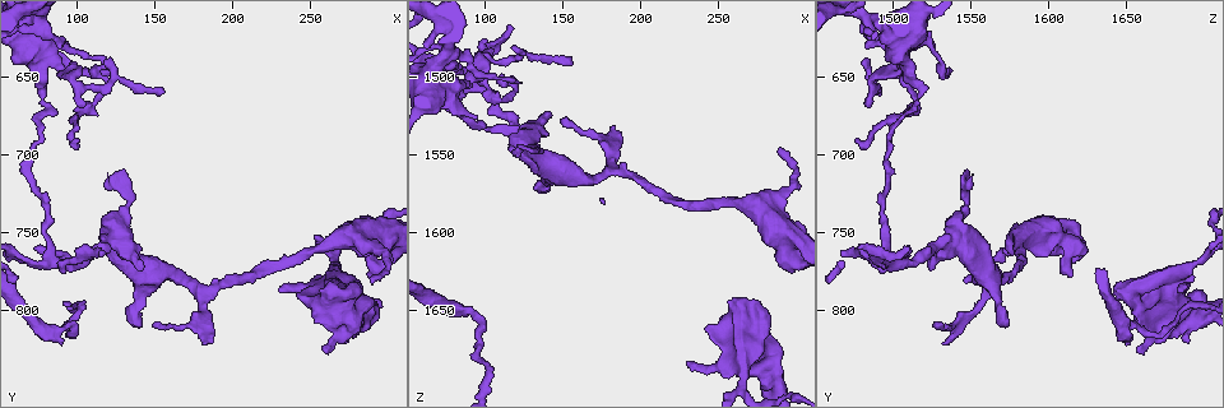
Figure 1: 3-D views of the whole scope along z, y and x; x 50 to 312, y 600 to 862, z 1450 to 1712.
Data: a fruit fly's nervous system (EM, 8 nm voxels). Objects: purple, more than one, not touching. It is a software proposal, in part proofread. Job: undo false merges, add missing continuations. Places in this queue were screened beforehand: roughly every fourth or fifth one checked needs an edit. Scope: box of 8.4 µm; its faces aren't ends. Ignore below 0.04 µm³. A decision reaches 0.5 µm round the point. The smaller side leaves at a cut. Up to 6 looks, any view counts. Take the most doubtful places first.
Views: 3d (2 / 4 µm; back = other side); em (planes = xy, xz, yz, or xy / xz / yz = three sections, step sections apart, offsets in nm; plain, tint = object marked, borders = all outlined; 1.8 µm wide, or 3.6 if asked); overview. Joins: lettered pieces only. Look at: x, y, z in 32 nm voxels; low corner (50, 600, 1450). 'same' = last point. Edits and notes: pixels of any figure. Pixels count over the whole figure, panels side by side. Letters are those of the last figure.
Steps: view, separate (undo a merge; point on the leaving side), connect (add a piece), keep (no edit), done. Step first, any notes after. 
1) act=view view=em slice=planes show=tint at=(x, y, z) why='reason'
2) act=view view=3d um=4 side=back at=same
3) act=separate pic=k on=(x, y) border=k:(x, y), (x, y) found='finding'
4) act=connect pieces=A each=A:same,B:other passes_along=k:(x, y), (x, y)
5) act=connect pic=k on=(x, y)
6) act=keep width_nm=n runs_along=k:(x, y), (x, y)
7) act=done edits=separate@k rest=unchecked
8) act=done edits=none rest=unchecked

act=view view=em slice=planes show=plain at=(78, 654, 1518) why='abrupt turn'

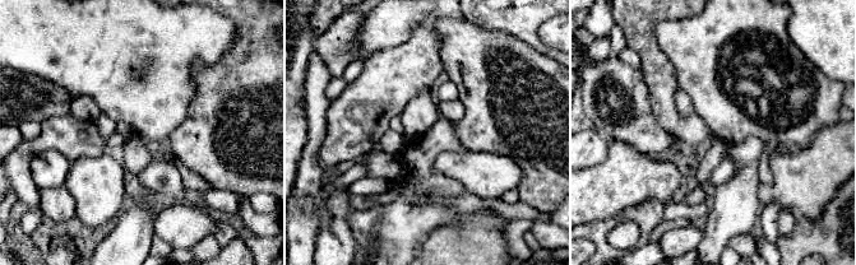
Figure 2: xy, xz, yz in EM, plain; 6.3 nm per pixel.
act=view view=em slice=planes show=tint at=same why='with the object marked'

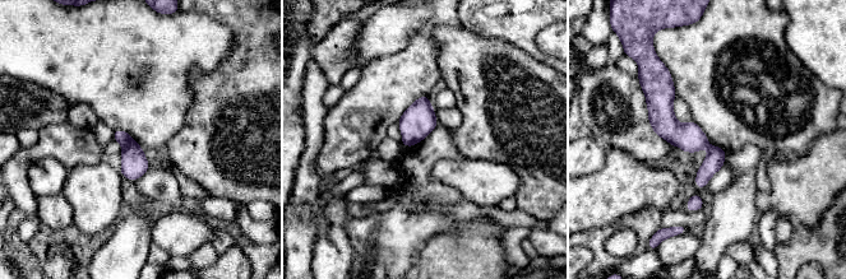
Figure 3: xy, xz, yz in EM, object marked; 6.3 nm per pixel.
act=view view=em slice=planes show=borders at=same why='what lies round it'

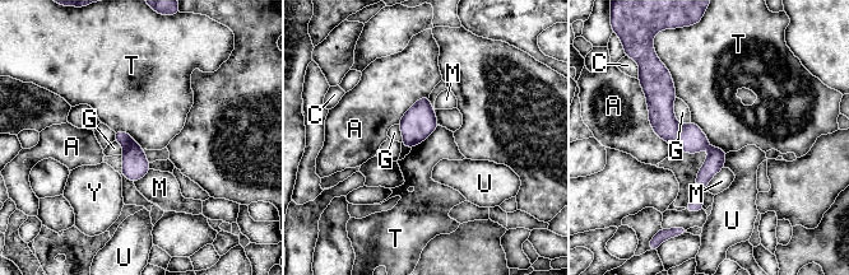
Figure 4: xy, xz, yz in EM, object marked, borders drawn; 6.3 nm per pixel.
act=separate pic=4 on=(121, 138) each=A:other,C:other,G:other,M:other,T:other,U:other,Y:other part_leaving=4:(668, 79), (666, 119), (705, 145) found='two cells meet here'

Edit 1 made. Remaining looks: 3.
act=view view=overview

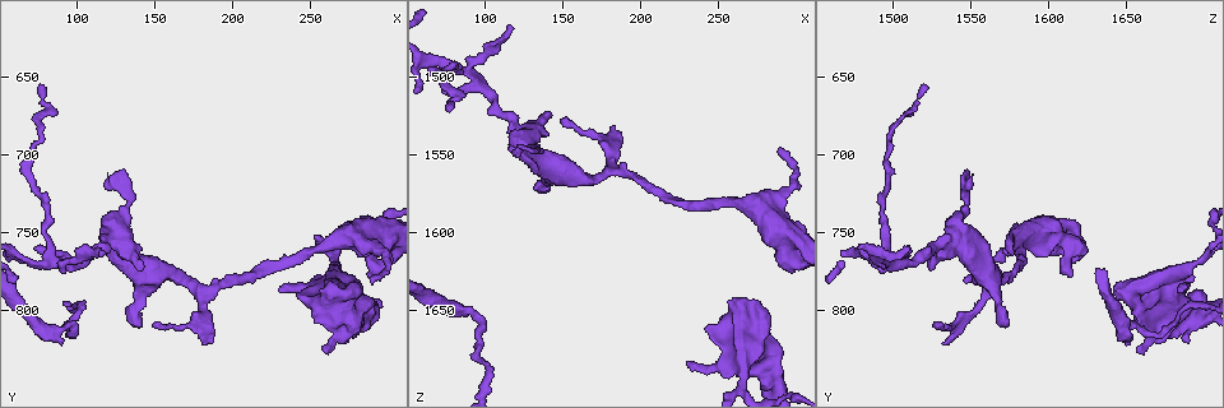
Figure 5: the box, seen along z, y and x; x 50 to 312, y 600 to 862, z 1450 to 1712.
act=view view=em um=3.6 slice=yz step=16 show=borders at=(284, 786, 1650) why='stops while still wide'

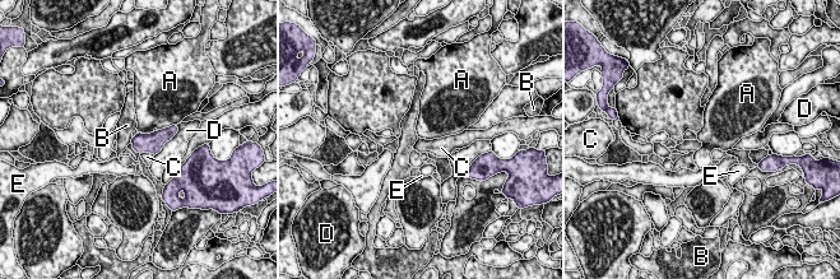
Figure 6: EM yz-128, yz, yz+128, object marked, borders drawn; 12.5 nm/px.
act=view view=em um=3.6 slice=planes show=borders at=same why='cut it another way'

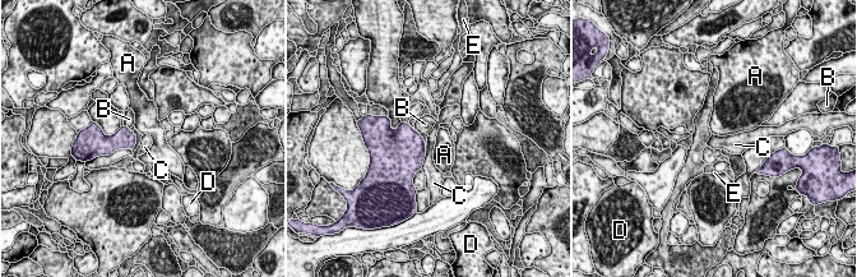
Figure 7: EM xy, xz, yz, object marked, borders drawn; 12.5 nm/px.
act=keep each=A:other,B:other,C:other,D:other,E:other found='no lettered piece goes on from it'

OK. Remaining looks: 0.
act=done edits=separate@4 rest=unchecked

